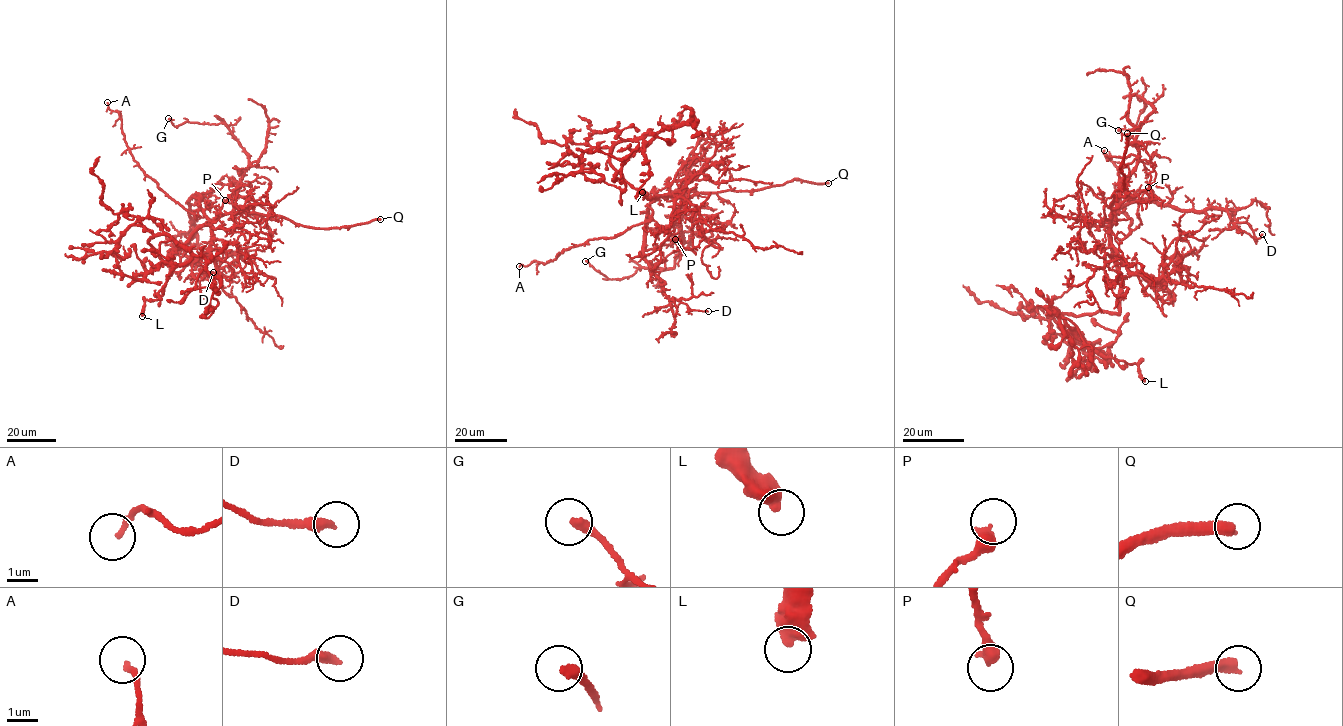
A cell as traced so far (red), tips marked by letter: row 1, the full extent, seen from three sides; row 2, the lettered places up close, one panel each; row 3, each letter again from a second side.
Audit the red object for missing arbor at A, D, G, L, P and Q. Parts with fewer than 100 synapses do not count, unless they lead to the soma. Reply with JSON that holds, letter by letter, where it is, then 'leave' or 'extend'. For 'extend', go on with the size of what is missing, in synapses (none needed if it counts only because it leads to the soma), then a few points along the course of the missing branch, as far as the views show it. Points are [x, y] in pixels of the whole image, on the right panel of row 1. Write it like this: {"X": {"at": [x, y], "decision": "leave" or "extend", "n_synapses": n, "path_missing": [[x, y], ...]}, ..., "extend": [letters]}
{"A": {"at": [1104, 150], "decision": "leave"}, "D": {"at": [1262, 234], "decision": "leave"}, "G": {"at": [1118, 130], "decision": "leave"}, "L": {"at": [1145, 381], "decision": "leave"}, "P": {"at": [1148, 187], "decision": "leave"}, "Q": {"at": [1127, 133], "decision": "extend", "path_missing": [[1127, 133], [1134, 125], [1135, 108], [1140, 97], [1129, 86], [1140, 45], [1139, 35]]}, "extend": ["Q"]}

